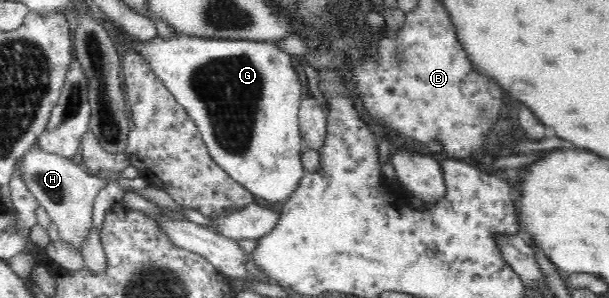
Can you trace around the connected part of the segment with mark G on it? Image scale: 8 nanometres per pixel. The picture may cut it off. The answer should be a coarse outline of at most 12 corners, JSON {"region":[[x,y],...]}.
{"region":[[140,42],[216,164],[285,202],[301,82],[271,42]]}

